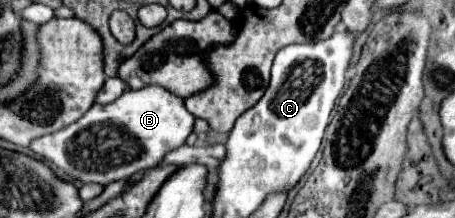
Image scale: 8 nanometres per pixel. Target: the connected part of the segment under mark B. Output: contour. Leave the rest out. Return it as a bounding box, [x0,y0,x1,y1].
[29,85,195,185]

